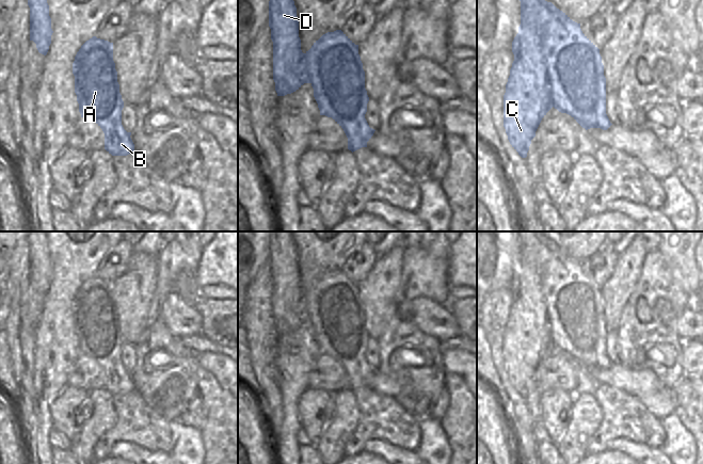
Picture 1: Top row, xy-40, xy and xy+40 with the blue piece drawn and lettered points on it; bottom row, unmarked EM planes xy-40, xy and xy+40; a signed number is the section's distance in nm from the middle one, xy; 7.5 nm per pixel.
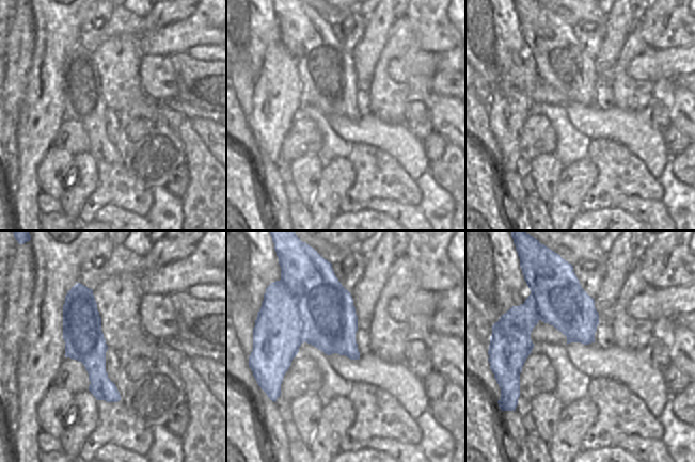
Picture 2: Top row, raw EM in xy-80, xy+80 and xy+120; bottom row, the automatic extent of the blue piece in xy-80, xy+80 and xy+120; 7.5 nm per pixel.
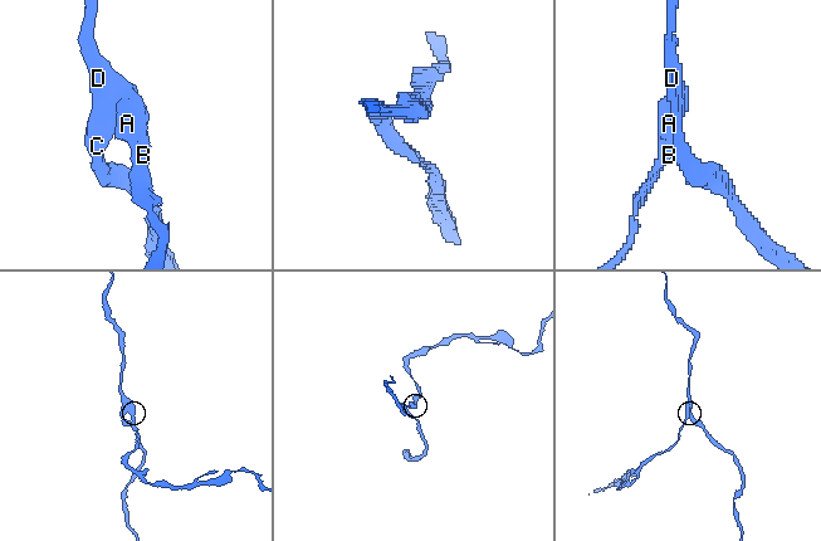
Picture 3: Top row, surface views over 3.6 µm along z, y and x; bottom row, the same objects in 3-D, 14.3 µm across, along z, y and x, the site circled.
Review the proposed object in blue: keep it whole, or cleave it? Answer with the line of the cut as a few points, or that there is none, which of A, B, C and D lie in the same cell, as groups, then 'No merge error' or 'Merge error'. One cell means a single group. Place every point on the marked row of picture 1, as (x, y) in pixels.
Split along xy+40 (555, 6), (569, 34), (553, 37), (545, 50), (552, 106). Groups: A B / C D. Merge error

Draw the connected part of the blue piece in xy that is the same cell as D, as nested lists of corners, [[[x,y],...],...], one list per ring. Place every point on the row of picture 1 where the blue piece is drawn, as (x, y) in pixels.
[[[293,0],[269,1],[269,27],[273,42],[273,80],[277,96],[311,83],[307,54],[301,50],[299,18]]]

